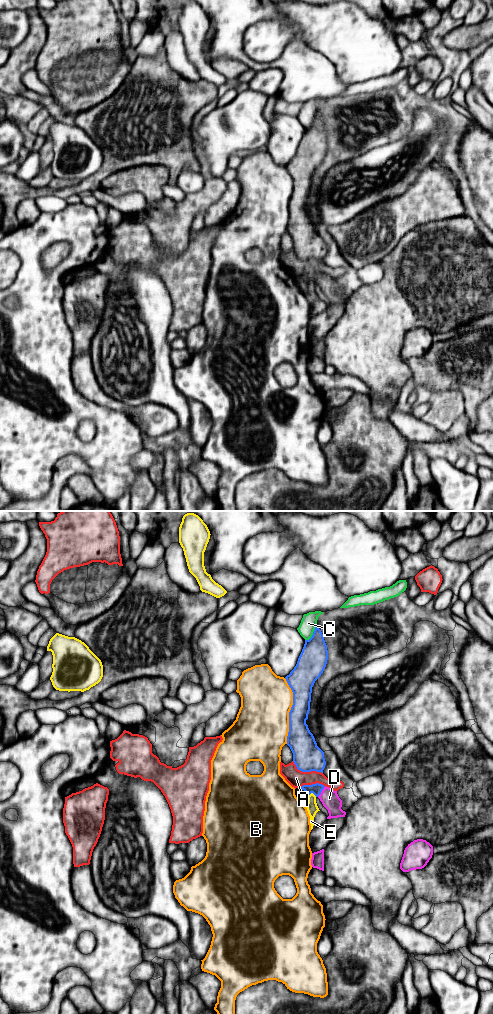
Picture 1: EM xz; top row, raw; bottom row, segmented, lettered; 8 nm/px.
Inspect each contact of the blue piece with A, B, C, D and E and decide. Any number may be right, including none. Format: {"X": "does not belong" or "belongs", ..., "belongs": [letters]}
{"A": "does not belong", "B": "does not belong", "C": "does not belong", "D": "belongs", "E": "does not belong", "belongs": ["D"]}

